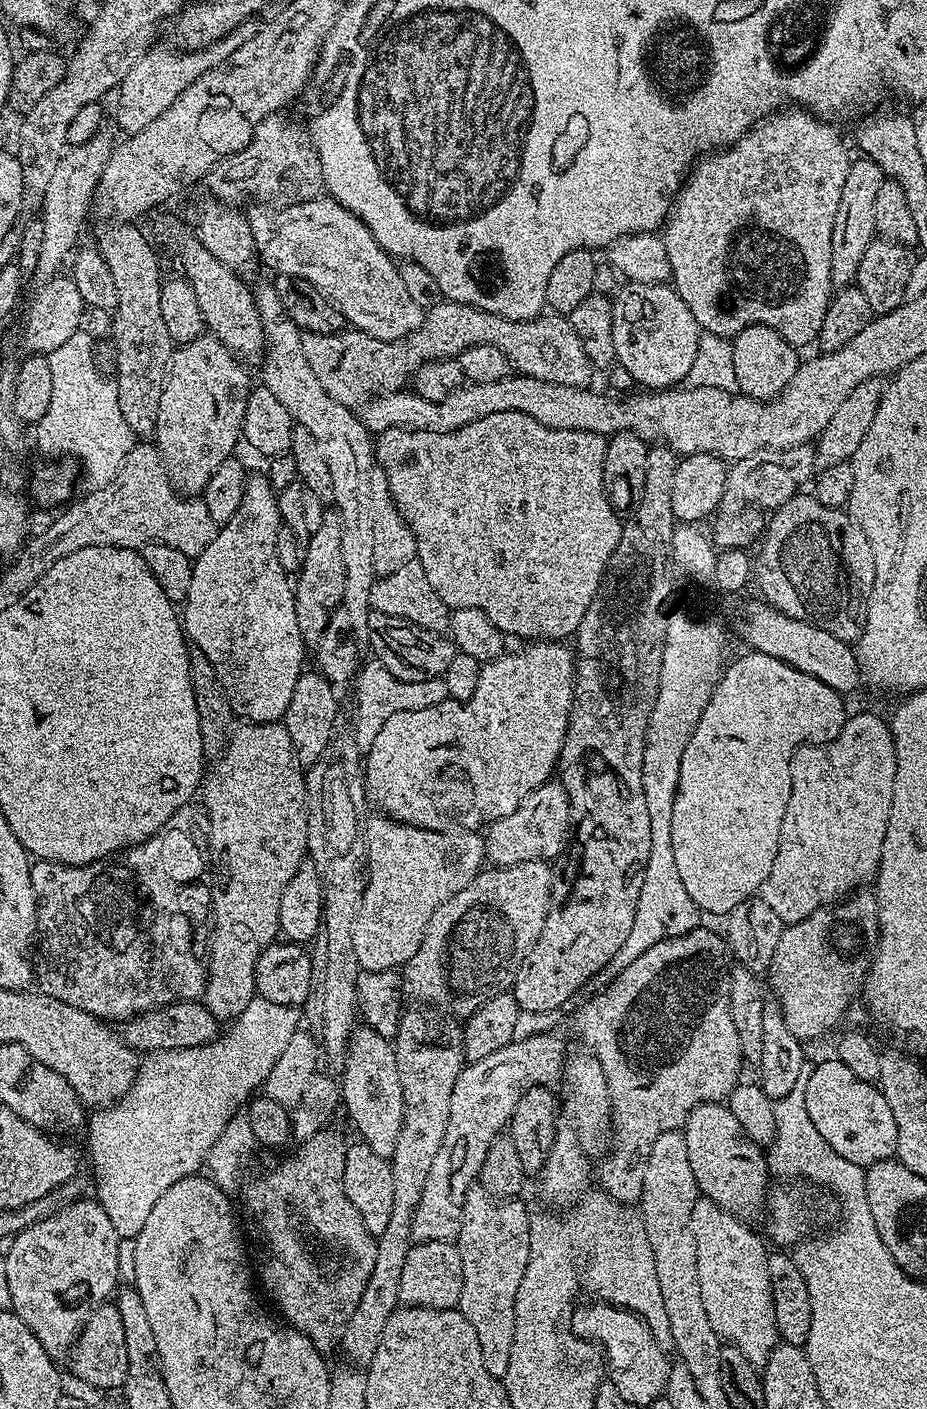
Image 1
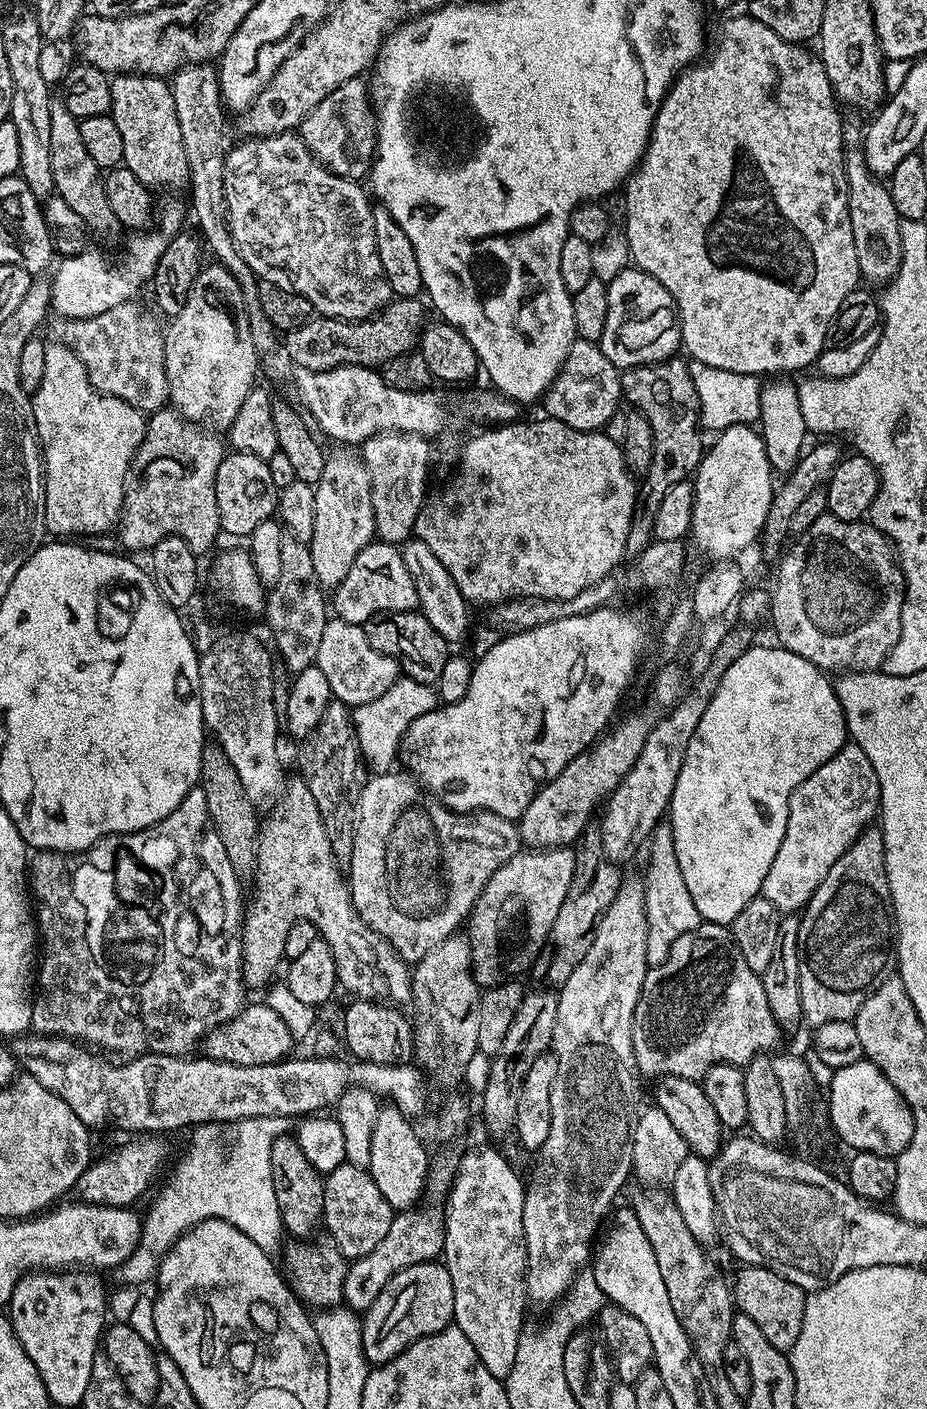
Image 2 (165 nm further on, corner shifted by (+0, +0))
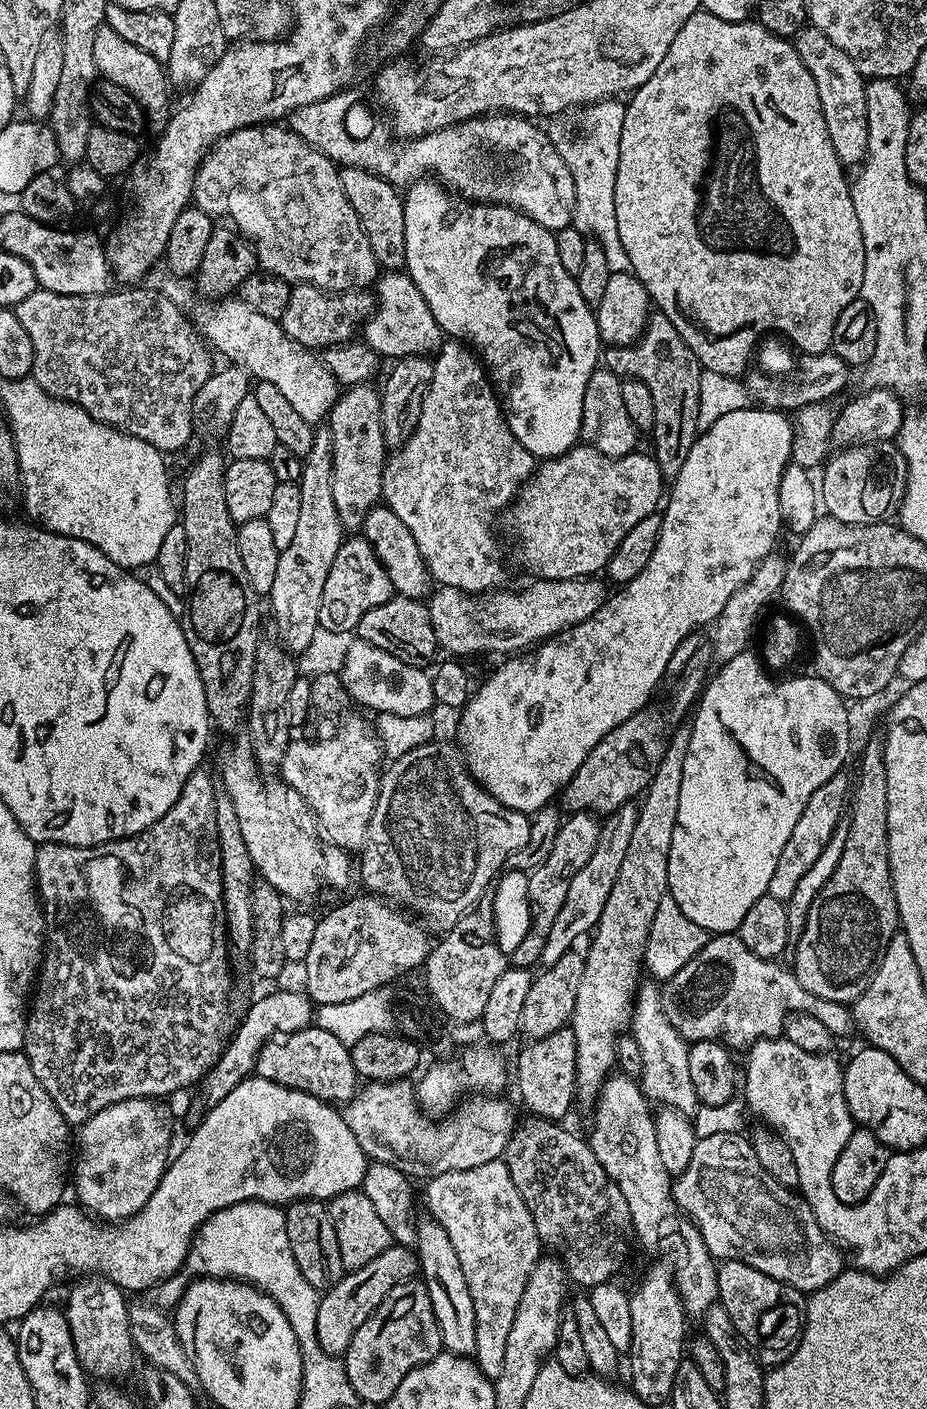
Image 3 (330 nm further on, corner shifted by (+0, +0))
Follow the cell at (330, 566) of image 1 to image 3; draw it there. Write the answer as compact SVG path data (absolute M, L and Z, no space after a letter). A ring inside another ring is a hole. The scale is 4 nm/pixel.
M367 383L347 387L326 418L332 440L334 507L338 509L338 518L348 534L363 529L366 514L381 503L384 494L382 478L388 447L382 430L379 389L373 386Z

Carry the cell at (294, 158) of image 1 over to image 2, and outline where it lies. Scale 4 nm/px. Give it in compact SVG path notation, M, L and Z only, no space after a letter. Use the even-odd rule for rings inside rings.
M357 78L350 82L342 82L334 94L326 94L318 106L300 123L298 135L304 141L304 145L311 150L314 158L320 164L324 164L334 174L338 174L347 180L363 181L369 175L372 158L376 155L376 120L374 119L374 105L370 99L369 89L363 79Z

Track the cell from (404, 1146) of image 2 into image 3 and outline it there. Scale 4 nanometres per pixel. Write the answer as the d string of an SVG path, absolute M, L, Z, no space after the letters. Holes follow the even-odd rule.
M417 1219L414 1251L422 1283L428 1287L430 1306L434 1306L434 1318L444 1343L443 1351L452 1352L455 1356L475 1357L478 1326L474 1318L474 1298L470 1298L470 1286L466 1286L466 1274L462 1274L462 1262L458 1262L458 1253L450 1242L450 1236L435 1220Z

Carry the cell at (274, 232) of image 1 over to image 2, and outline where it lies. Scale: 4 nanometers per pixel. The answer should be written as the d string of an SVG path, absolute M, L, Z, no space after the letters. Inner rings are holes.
M292 132L241 141L224 157L224 201L236 252L254 270L277 268L292 291L305 296L321 317L349 322L372 319L393 295L378 259L369 193L365 189L364 193L357 181L342 178L318 163L299 135Z

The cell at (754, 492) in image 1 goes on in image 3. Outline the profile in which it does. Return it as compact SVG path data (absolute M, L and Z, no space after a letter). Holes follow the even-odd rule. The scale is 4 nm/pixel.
M597 577L537 579L518 592L494 590L476 597L460 588L441 585L429 595L427 601L428 608L440 608L440 616L448 616L448 620L444 620L448 628L440 624L440 632L435 634L437 645L456 658L476 653L508 656L525 651L592 617L608 597L605 581L601 580Z

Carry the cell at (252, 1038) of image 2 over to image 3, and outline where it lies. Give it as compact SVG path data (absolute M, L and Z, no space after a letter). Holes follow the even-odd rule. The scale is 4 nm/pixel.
M317 1026L268 1040L257 1054L254 1072L270 1082L287 1088L298 1088L301 1092L308 1092L311 1096L317 1096L336 1106L353 1100L358 1091L358 1077L349 1045Z

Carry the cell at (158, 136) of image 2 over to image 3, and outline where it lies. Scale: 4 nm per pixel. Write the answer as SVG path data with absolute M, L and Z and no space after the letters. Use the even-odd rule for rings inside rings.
M103 26L94 35L94 62L104 80L122 86L122 90L126 90L139 102L151 127L153 124L156 130L163 129L170 115L170 107L168 108L170 81L165 65L161 61L150 58L146 50L138 50L138 46L126 42L126 38L122 38L122 34L116 33L113 28Z

